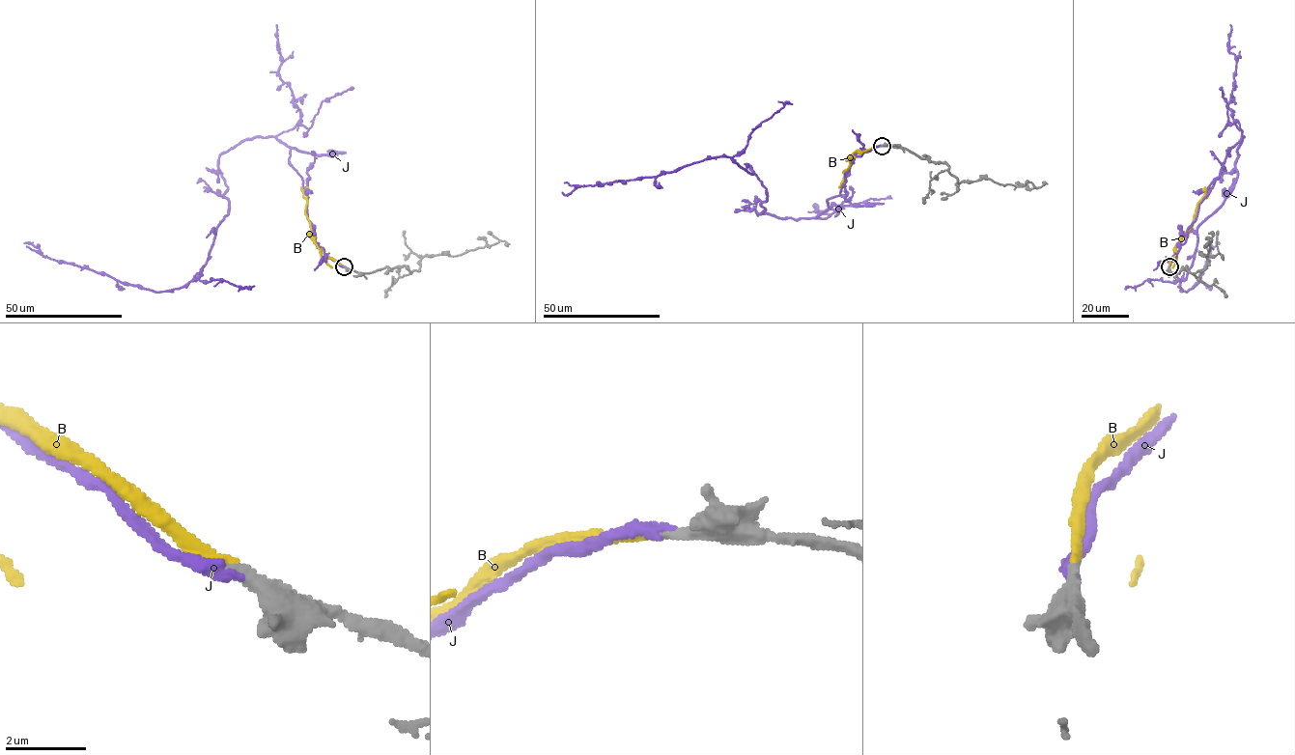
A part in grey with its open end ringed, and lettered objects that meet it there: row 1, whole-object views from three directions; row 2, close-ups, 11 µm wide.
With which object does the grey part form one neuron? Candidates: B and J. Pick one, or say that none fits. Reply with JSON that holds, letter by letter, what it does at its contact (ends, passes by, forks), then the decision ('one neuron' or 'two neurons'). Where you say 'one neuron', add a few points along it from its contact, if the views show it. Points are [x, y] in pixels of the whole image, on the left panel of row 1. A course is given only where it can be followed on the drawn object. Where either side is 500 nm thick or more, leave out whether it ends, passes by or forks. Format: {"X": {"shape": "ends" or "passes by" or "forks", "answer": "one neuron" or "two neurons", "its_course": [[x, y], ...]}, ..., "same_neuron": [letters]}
{"B": {"shape": "ends", "answer": "one neuron", "its_course": [[344, 266], [331, 258], [324, 259], [310, 237], [312, 229], [305, 214], [306, 199], [300, 186]]}, "J": {"shape": "ends", "answer": "two neurons"}, "same_neuron": ["B"]}

